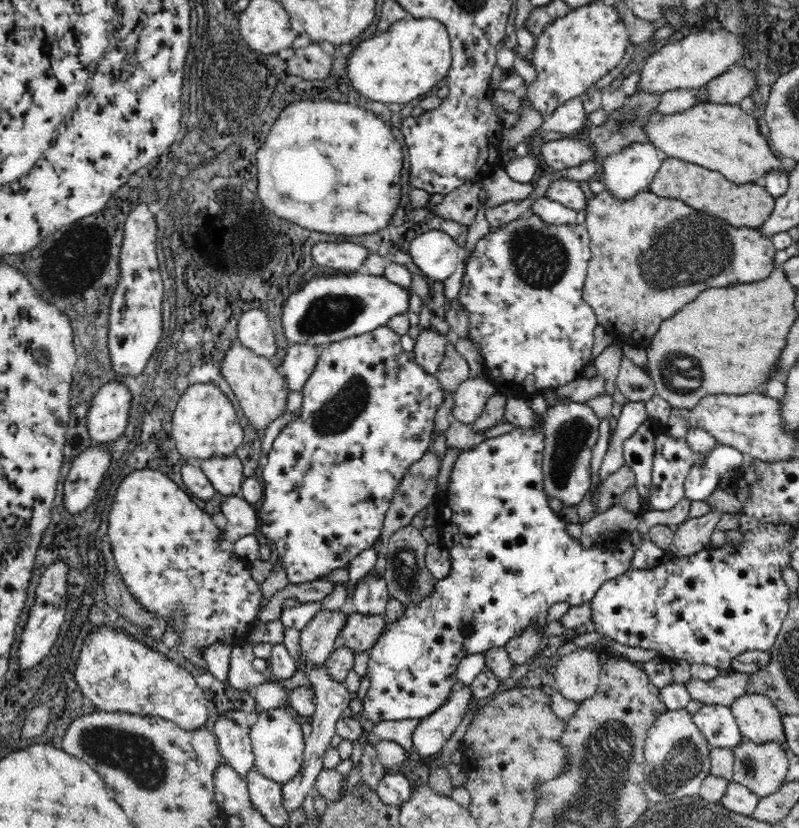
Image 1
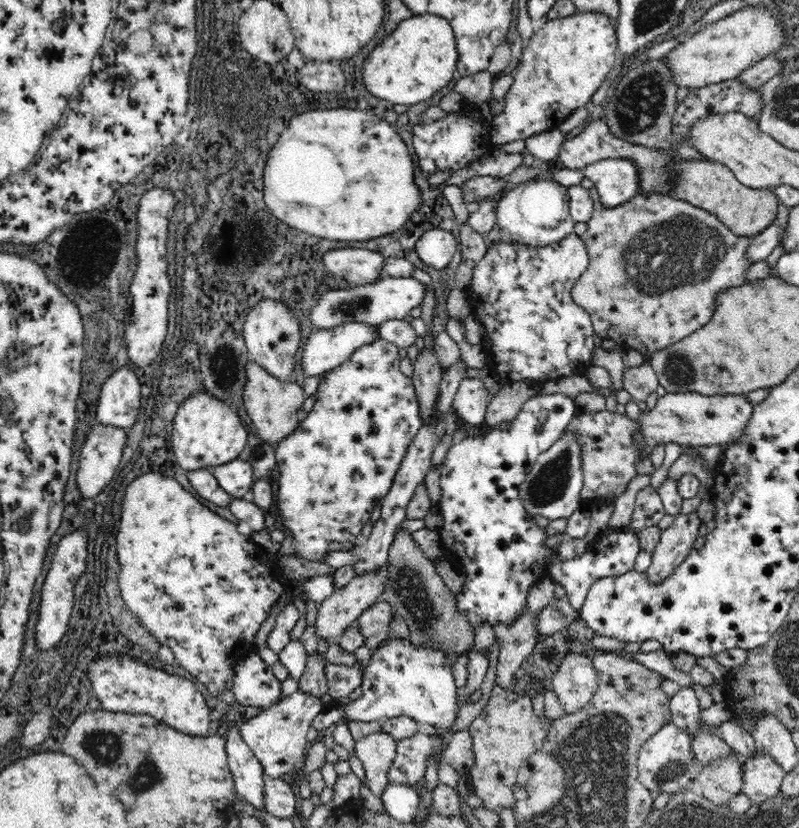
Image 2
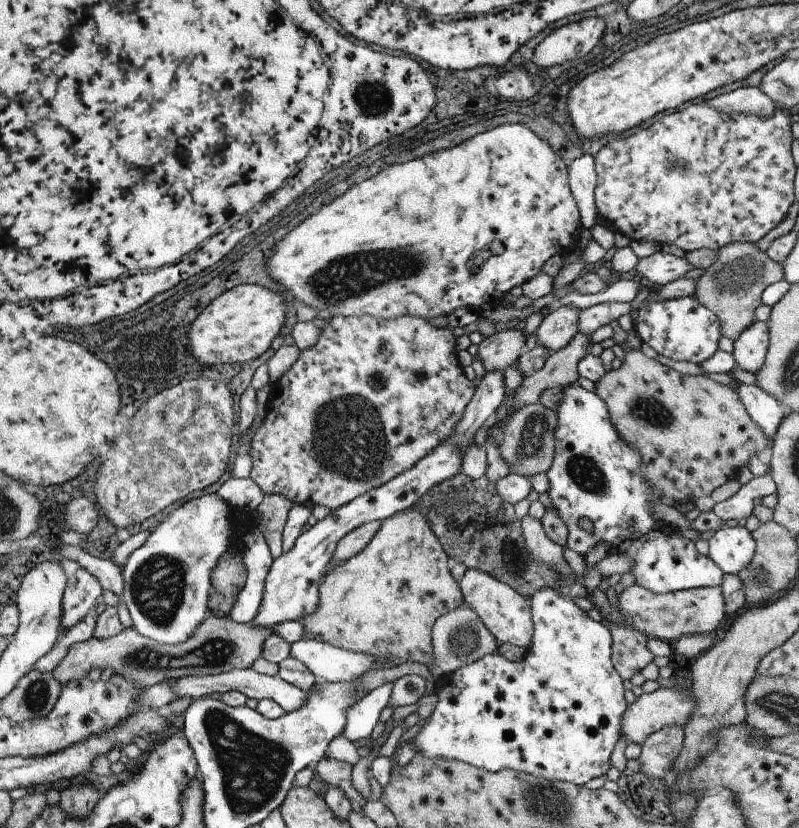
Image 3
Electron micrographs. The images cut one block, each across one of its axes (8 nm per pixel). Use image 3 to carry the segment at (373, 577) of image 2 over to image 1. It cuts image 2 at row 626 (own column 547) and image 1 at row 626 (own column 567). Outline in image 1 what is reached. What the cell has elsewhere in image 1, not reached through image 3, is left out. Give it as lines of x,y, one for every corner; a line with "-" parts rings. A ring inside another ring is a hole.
320,610
316,618
310,620
310,624
300,632
302,658
296,662
298,674
306,676
306,668
302,668
300,664
308,668
322,668
326,664
326,660
336,650
336,640
344,624
346,624
344,612

